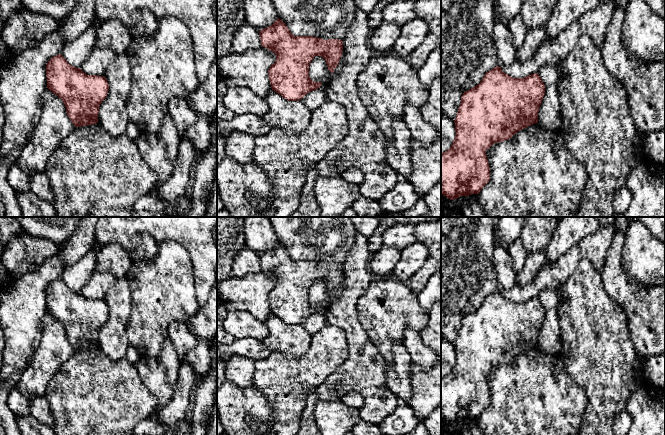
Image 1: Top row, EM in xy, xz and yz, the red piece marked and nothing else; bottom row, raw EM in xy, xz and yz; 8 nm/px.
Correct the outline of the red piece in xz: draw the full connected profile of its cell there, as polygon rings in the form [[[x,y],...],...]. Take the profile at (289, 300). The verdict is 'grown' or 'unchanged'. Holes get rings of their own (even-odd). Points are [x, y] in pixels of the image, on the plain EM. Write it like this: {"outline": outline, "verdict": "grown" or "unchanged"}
{"outline": [[[279,242],[269,251],[259,255],[261,270],[276,278],[276,285],[268,294],[269,304],[273,315],[288,325],[301,324],[307,317],[318,313],[321,306],[312,305],[309,301],[309,290],[315,280],[325,283],[328,294],[333,297],[343,275],[343,265],[313,260],[294,260],[286,248]]], "verdict": "unchanged"}

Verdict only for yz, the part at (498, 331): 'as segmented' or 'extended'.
as segmented

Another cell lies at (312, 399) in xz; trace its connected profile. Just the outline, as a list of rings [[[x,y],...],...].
[[[316,388],[311,390],[301,414],[300,429],[297,435],[321,435],[314,419],[314,410],[318,403]]]

